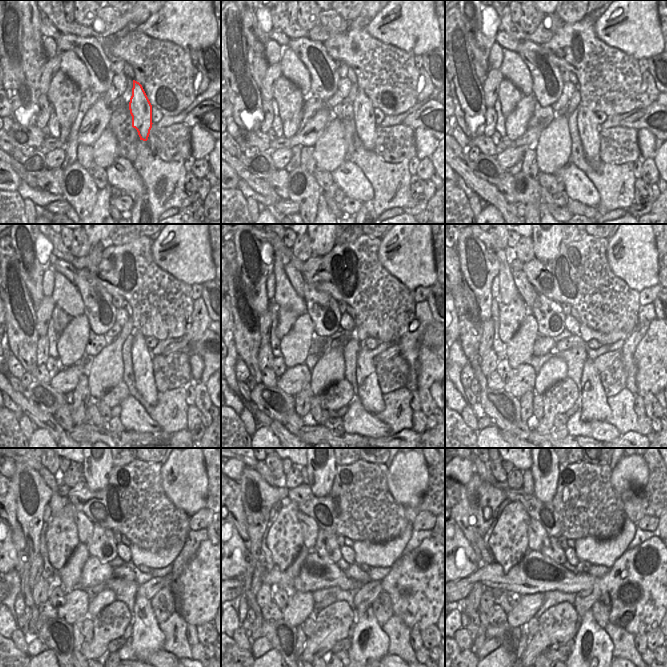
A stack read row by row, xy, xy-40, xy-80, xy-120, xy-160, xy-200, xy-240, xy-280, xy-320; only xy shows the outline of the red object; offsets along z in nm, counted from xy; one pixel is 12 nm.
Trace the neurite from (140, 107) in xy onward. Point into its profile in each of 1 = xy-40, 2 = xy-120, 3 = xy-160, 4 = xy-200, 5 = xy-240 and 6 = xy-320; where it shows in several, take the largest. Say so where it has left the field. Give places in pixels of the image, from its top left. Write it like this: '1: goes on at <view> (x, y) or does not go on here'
1: goes on at xy-40 (363, 108)
2: goes on at xy-120 (141, 358)
3: goes on at xy-160 (369, 391)
4: goes on at xy-200 (594, 406)
5: goes on at xy-240 (147, 636)
6: goes on at xy-320 (593, 648)

